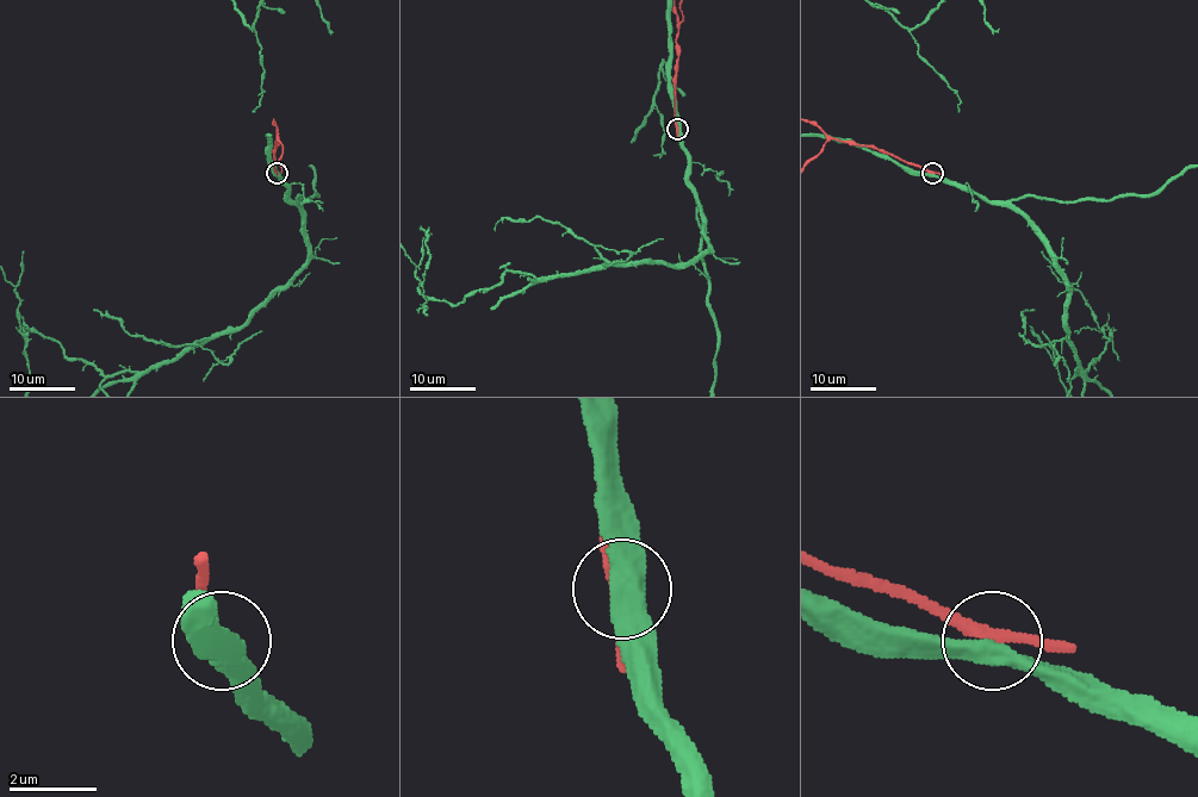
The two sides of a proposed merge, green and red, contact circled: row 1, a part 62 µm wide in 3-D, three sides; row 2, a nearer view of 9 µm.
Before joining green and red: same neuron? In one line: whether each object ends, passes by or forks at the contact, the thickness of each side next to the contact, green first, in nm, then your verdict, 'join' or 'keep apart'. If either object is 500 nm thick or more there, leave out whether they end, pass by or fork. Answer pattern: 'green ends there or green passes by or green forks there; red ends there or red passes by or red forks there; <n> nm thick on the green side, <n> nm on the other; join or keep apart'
green passes by; red passes by; 480 nm thick on the green side, 240 nm on the other; keep apart

